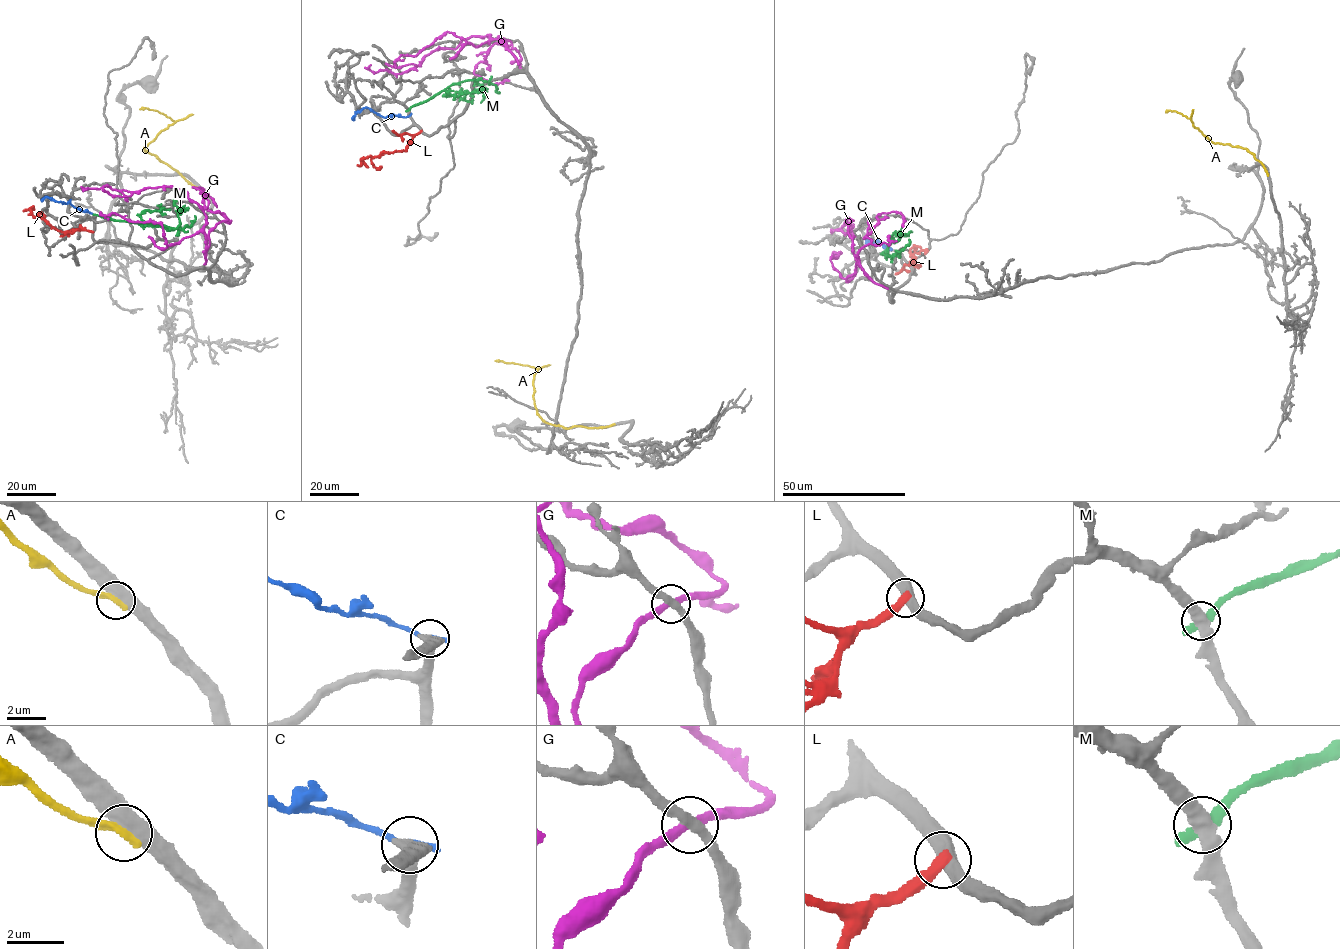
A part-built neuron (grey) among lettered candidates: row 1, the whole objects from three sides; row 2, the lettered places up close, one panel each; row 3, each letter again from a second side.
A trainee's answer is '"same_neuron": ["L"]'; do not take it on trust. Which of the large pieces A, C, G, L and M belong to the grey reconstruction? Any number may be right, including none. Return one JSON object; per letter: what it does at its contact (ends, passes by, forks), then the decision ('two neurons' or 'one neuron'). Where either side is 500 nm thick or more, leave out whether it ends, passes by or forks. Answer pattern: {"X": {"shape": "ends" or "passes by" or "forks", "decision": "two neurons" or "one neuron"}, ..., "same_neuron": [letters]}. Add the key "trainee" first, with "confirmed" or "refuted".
{"trainee": "refuted", "A": {"decision": "two neurons"}, "C": {"shape": "ends", "decision": "two neurons"}, "G": {"shape": "passes by", "decision": "one neuron"}, "L": {"shape": "ends", "decision": "two neurons"}, "M": {"shape": "ends", "decision": "two neurons"}, "same_neuron": ["G"]}

